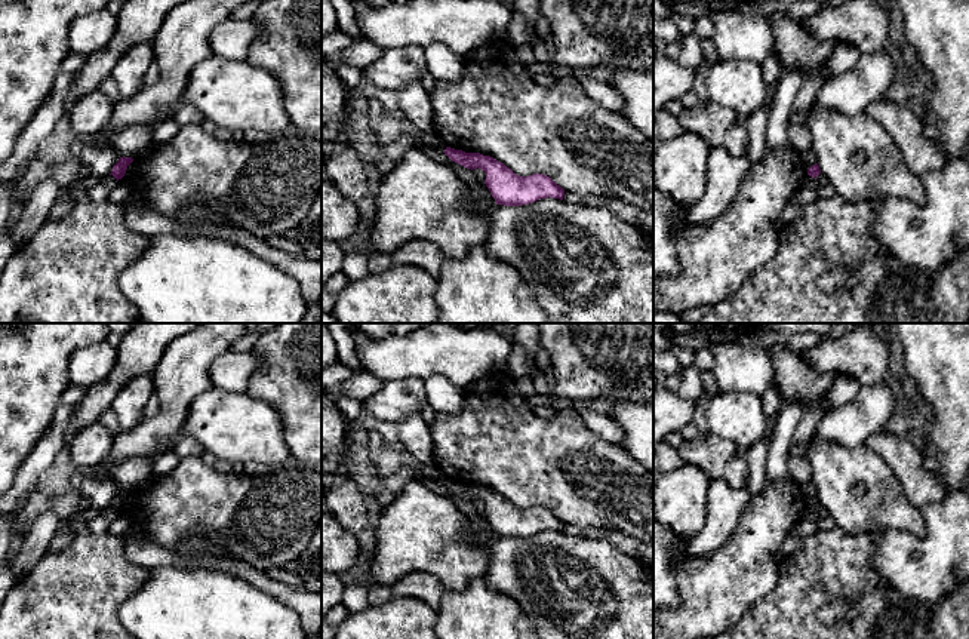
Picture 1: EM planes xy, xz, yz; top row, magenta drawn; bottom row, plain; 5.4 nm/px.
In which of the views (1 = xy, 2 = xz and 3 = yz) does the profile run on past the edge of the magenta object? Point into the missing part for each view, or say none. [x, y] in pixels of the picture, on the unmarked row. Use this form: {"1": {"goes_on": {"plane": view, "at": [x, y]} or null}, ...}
{"1": {"goes_on": null}, "2": {"goes_on": null}, "3": {"goes_on": null}}

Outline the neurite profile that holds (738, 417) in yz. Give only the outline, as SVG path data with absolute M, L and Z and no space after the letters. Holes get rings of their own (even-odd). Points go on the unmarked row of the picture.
M750 391L714 394L705 418L710 433L733 442L741 449L756 445L767 426L762 397Z

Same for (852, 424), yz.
M883 381L861 387L853 402L831 409L808 440L793 443L788 455L808 457L812 439L834 442L848 448L859 446L885 430L895 409L895 394Z

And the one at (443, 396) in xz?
M433 375L425 380L427 403L440 414L455 415L464 408L464 388L453 384L444 375Z

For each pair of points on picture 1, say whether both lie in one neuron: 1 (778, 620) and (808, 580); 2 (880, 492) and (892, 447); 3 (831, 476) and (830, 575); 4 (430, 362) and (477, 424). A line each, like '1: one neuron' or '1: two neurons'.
1: one neuron
2: two neurons
3: two neurons
4: two neurons

